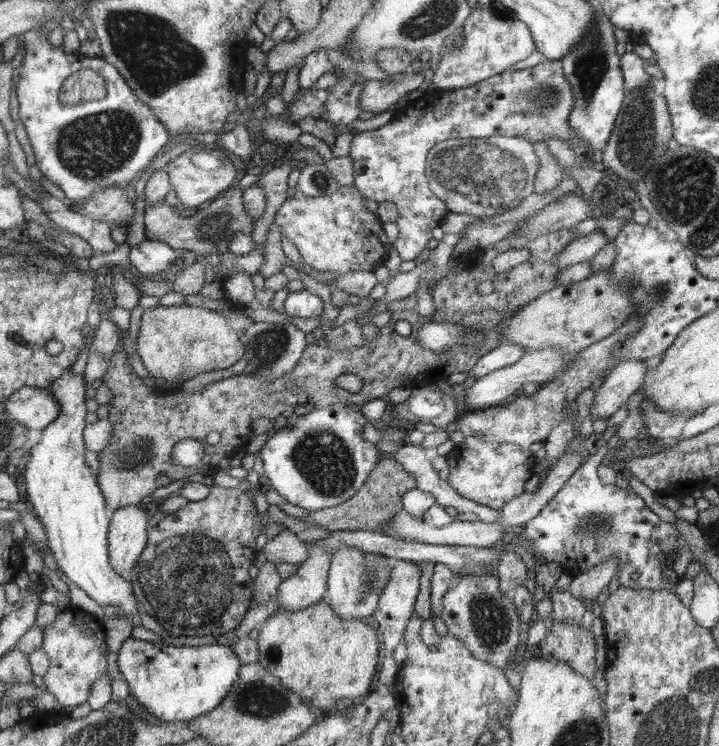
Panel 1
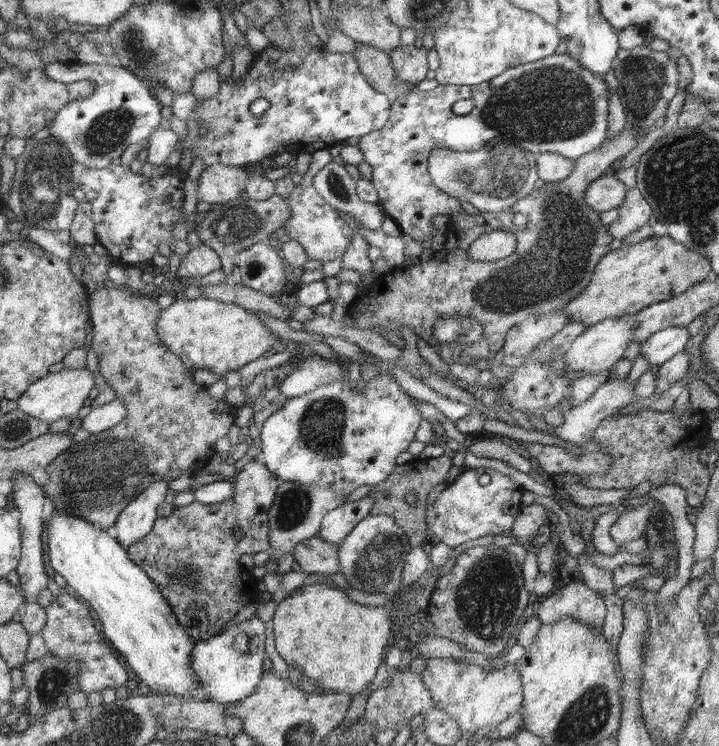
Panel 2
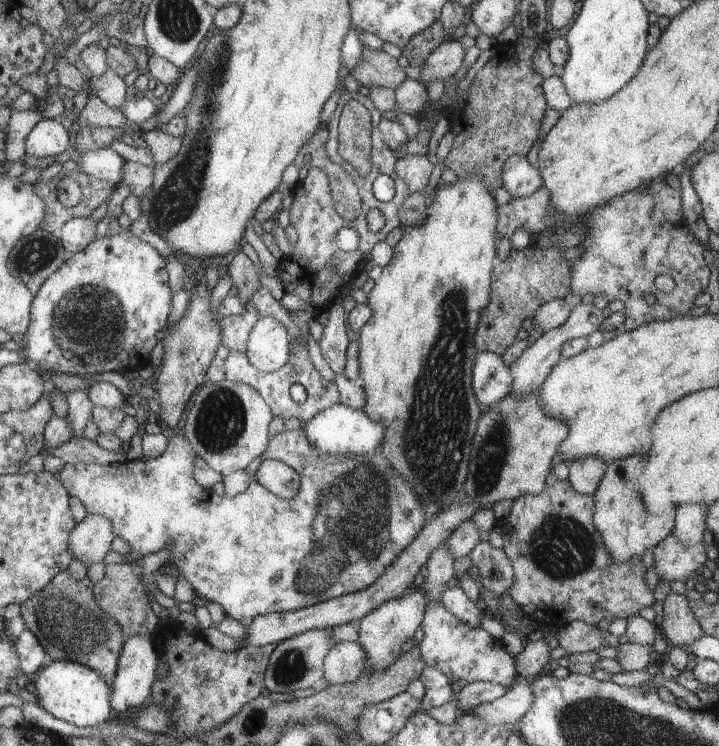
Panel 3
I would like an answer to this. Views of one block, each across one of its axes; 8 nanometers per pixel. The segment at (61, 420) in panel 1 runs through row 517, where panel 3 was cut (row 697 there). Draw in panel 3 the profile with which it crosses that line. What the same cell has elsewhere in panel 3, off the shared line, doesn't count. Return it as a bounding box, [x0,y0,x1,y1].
[34,660,112,727]

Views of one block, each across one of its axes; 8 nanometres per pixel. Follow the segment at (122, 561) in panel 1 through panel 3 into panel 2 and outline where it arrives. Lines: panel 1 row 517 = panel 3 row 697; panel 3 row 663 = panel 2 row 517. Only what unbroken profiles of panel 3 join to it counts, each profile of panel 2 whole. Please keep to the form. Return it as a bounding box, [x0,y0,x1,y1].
[114,477,168,548]

